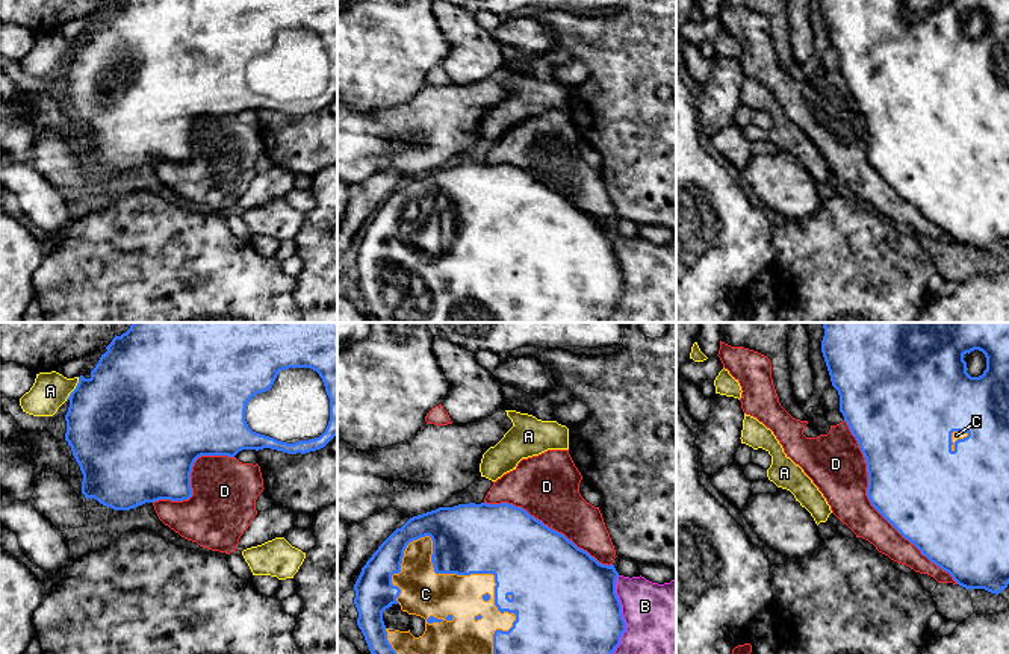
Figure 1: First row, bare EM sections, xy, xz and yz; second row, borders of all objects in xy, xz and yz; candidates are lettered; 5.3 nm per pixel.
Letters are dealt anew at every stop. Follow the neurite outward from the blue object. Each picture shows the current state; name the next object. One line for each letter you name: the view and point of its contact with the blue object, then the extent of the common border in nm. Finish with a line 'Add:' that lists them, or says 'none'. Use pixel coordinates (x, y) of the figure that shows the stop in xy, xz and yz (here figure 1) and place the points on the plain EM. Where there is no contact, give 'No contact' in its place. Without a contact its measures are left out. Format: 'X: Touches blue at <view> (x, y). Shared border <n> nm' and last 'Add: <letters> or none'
C: Touches blue at xz (490, 233). Shared border 800 nm
Add: C

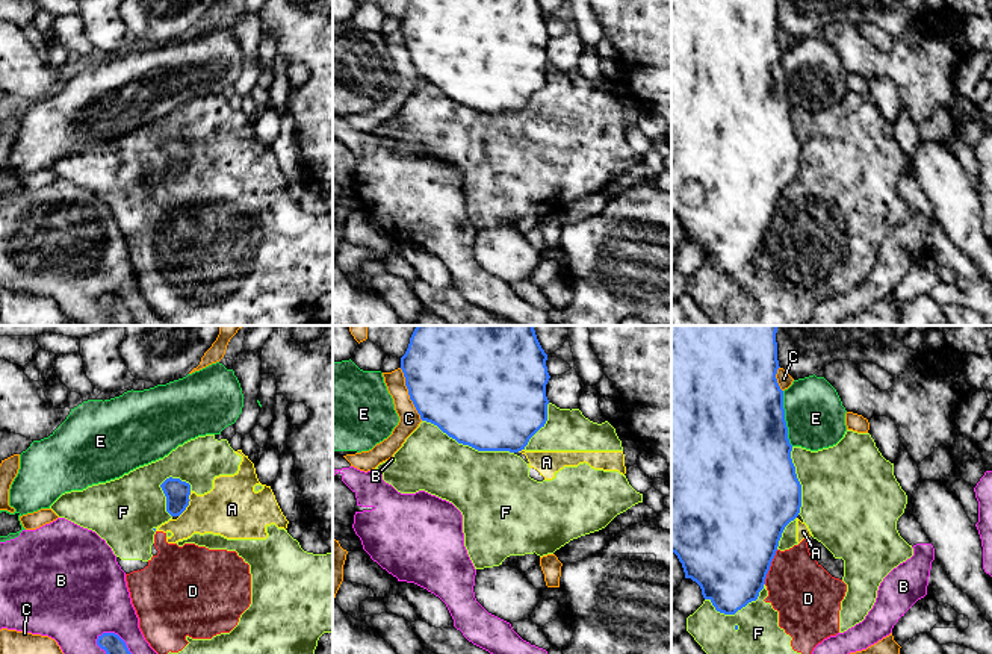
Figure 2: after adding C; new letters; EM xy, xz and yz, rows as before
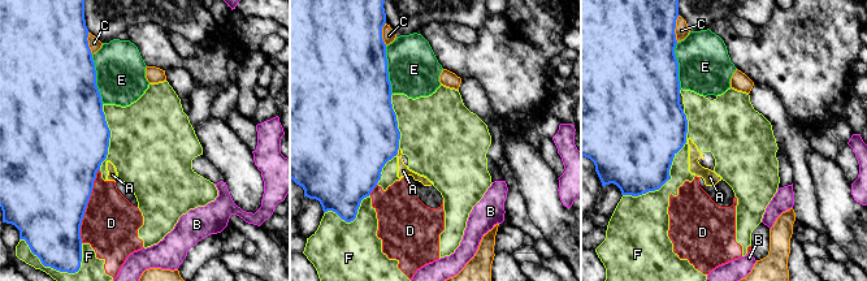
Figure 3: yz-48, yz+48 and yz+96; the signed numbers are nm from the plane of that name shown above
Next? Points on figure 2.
Add: none

